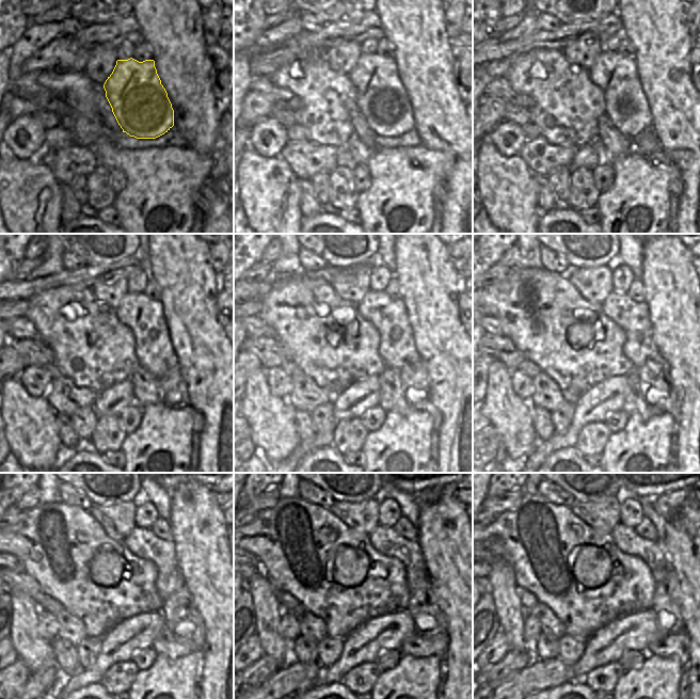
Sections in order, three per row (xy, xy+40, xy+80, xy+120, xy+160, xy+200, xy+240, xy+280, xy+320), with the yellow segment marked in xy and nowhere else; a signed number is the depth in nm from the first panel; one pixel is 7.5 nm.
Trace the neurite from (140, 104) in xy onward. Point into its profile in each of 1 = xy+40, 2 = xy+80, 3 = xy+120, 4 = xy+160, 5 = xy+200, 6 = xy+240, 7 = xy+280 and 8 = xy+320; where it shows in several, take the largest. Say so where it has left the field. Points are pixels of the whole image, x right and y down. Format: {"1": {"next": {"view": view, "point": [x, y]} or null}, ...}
{"1": {"next": {"view": "xy+40", "point": [382, 100]}}, "2": {"next": {"view": "xy+80", "point": [626, 106]}}, "3": {"next": {"view": "xy+120", "point": [143, 316]}}, "4": {"next": {"view": "xy+160", "point": [396, 348]}}, "5": {"next": {"view": "xy+200", "point": [633, 317]}}, "6": {"next": {"view": "xy+240", "point": [143, 543]}}, "7": {"next": {"view": "xy+280", "point": [385, 540]}}, "8": {"next": {"view": "xy+320", "point": [626, 539]}}}

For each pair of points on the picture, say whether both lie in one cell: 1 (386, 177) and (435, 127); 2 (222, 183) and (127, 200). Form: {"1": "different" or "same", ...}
{"1": "different", "2": "different"}

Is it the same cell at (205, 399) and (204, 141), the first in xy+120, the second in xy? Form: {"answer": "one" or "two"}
{"answer": "one"}

